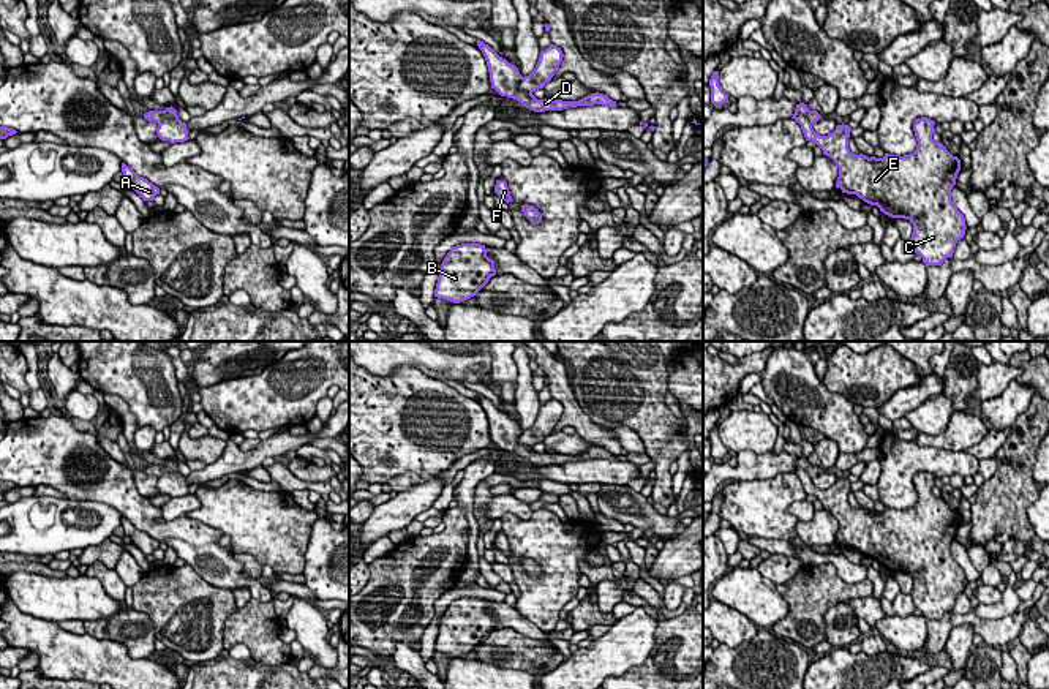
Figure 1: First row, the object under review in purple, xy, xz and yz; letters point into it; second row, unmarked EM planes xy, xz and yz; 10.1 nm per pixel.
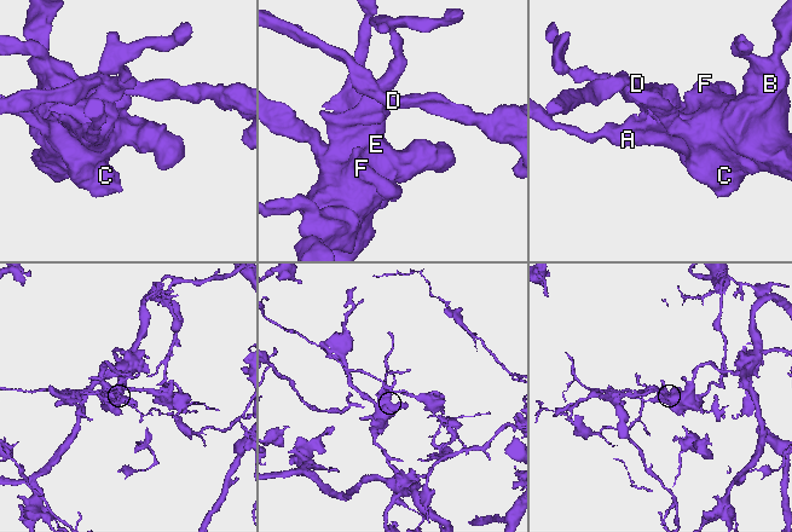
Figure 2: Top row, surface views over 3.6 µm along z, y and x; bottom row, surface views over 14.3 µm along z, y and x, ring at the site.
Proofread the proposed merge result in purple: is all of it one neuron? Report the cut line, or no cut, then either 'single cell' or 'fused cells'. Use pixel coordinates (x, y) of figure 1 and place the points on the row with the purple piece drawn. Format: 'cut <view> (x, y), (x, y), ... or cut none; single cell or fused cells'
cut xz (522, 78), (518, 87), (531, 94); fused cells

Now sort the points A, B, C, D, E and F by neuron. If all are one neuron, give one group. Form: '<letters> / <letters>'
A B C E F / D

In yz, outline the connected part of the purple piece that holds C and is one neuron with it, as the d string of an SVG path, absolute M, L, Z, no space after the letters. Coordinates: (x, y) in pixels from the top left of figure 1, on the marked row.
M798 114L806 141L815 142L839 168L836 188L856 194L891 218L913 224L912 243L926 265L942 265L953 258L956 243L965 235L965 218L951 201L961 160L942 142L935 142L935 122L921 117L913 123L916 150L883 158L855 155L848 149L852 128L837 125L828 136L814 131L806 115Z

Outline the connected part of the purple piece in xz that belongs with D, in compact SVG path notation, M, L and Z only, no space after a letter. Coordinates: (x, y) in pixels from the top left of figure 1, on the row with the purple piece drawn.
M477 40L477 46L487 60L491 88L494 88L501 96L517 100L524 107L534 112L562 111L567 107L594 106L594 104L616 107L616 101L610 100L607 95L599 92L591 93L578 101L562 101L562 100L547 100L547 98L537 100L531 92L521 92L518 88L518 84L521 82L523 76L520 74L515 65L499 57L483 41Z

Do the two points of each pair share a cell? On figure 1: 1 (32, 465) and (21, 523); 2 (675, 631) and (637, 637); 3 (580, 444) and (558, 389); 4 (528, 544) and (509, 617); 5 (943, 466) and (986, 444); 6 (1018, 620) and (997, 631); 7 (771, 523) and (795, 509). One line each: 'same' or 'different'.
1: different
2: different
3: different
4: different
5: different
6: same
7: different

